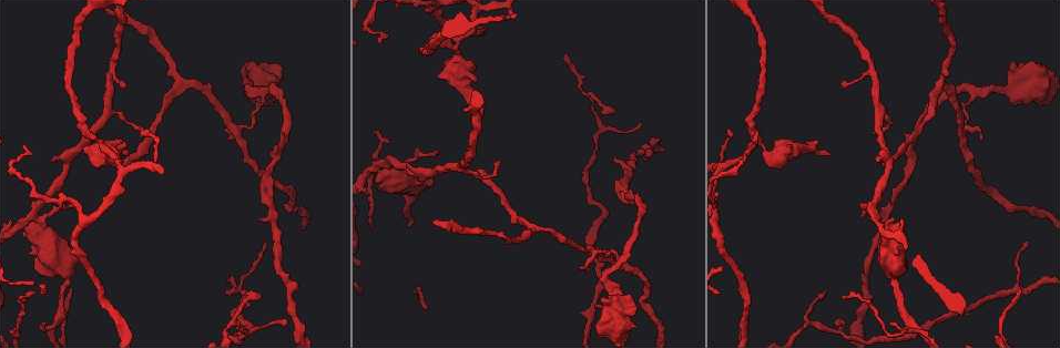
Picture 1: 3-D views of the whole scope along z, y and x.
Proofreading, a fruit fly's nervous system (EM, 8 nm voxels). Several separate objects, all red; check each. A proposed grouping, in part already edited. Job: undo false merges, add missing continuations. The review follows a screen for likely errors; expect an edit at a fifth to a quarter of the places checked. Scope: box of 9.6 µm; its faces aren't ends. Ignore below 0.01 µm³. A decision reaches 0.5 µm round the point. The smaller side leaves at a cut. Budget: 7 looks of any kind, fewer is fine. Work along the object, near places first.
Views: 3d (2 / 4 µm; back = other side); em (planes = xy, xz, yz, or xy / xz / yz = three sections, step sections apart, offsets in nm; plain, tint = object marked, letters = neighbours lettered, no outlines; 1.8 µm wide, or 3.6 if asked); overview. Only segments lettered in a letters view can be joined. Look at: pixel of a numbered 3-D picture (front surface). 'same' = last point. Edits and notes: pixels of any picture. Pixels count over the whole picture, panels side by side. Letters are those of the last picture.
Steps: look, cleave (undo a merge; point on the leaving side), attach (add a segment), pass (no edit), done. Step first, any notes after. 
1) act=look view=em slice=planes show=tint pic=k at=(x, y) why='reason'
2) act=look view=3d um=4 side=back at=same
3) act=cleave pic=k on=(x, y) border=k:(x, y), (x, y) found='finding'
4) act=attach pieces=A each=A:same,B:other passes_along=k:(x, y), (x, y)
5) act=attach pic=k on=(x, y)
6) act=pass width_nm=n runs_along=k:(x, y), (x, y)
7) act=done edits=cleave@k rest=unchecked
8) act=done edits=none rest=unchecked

act=look view=em slice=xy step=4 show=tint pic=1 at=(964, 127) why='abrupt turn'

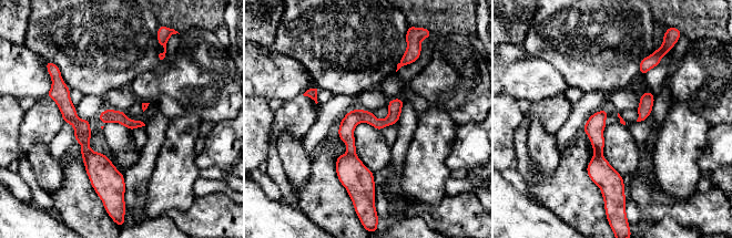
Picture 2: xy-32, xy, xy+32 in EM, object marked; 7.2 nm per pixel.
act=look view=em slice=xy step=4 show=letters at=same

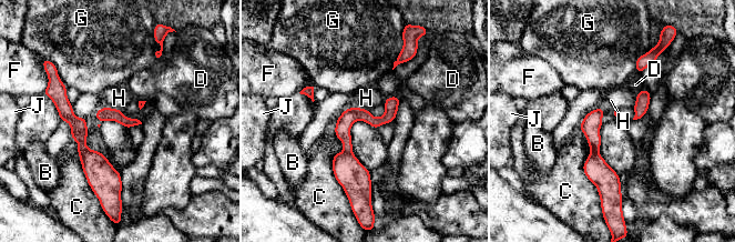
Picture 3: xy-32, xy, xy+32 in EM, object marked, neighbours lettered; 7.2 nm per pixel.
act=cleave pic=3 on=(355, 179) each=B:other,C:other,D:other,F:other,G:other,H:other,J:other part_leaving=3:(61, 86), (83, 151), (119, 187) found='a second neuron is stuck on'

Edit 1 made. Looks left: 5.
act=look view=overview

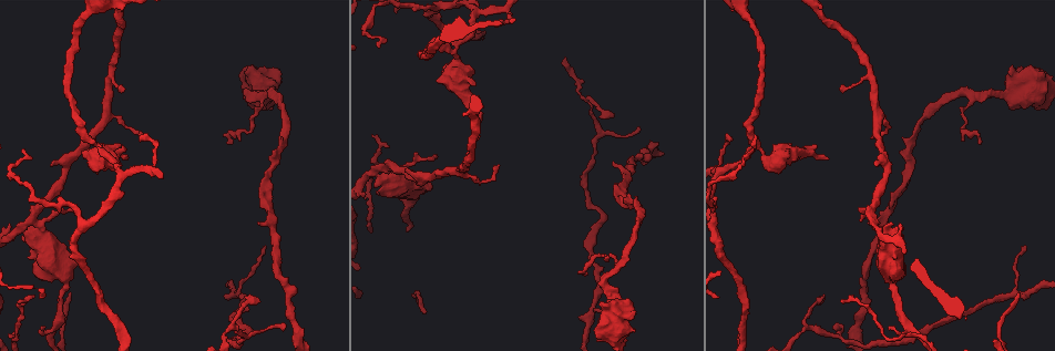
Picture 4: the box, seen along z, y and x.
act=look view=3d um=4 pic=4 at=(35, 229) why='two arms at a narrow angle'

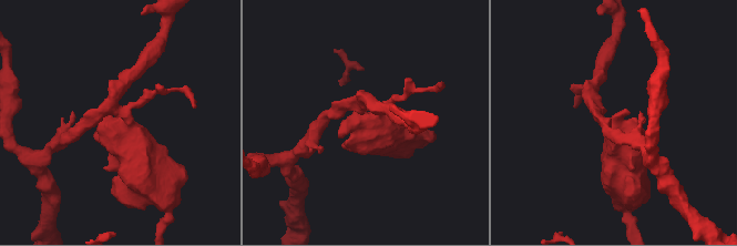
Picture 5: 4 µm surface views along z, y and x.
act=look view=em um=3.6 slice=yz step=8 show=tint pic=5 at=(112, 127) why='now the EM'

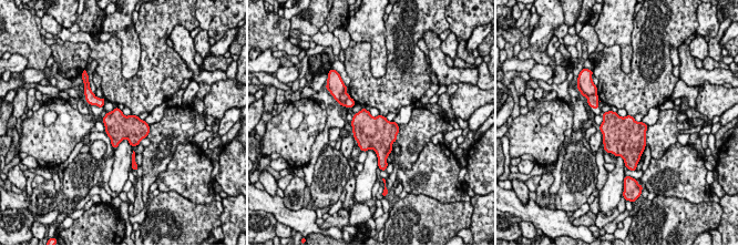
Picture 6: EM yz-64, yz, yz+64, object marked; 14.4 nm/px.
act=look view=em um=3.6 slice=planes show=letters at=same

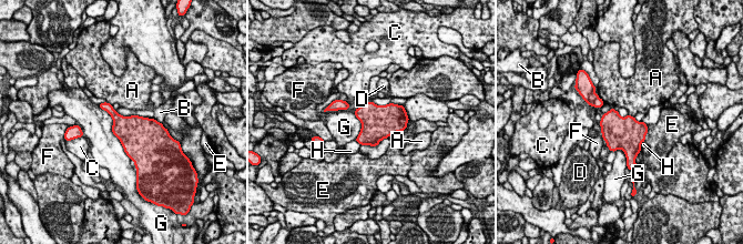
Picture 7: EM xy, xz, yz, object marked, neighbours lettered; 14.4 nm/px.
act=cleave pic=7 on=(598, 102) each=A:other,B:other,C:other,D:other,E:other,F:other,G:other,H:other border=7:(598, 97), (593, 102), (594, 107) found='two neurons meet here'

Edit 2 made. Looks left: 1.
act=done edits=cleave@3,cleave@7 rest=unchecked

